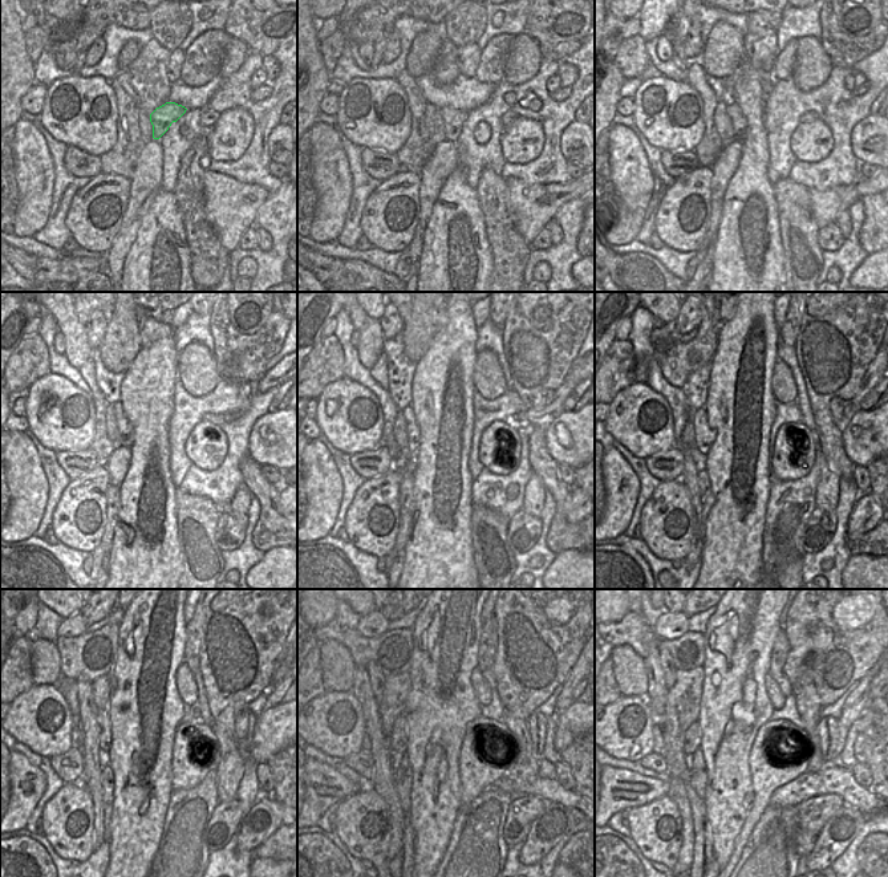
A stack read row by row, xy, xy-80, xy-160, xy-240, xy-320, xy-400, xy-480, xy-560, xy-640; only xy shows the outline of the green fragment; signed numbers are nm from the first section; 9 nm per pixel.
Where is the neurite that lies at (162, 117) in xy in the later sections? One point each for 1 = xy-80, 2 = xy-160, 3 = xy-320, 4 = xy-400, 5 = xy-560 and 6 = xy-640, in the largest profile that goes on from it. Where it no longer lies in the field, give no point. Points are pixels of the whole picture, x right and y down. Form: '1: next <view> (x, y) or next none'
1: next xy-80 (453, 120)
2: next xy-160 (740, 124)
3: next xy-320 (410, 425)
4: next xy-400 (704, 437)
5: next xy-560 (398, 737)
6: next xy-640 (692, 742)

